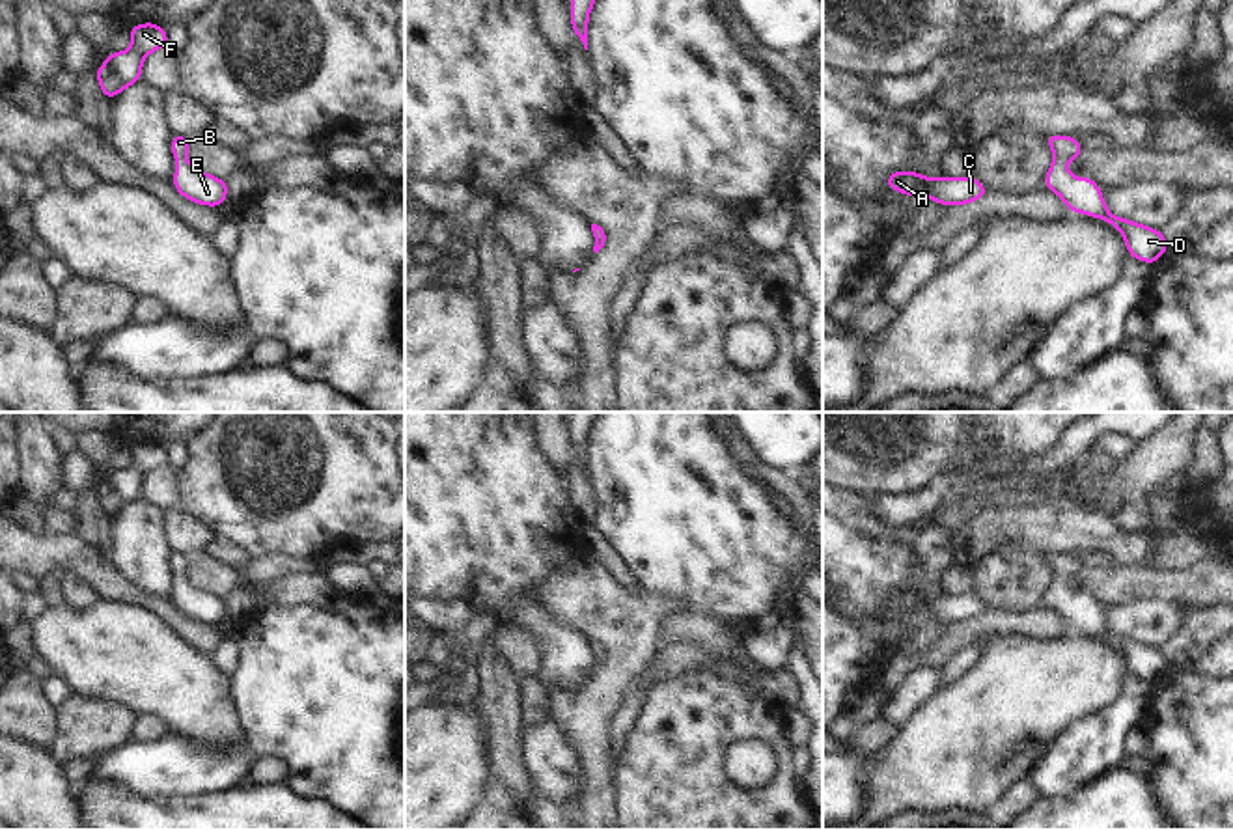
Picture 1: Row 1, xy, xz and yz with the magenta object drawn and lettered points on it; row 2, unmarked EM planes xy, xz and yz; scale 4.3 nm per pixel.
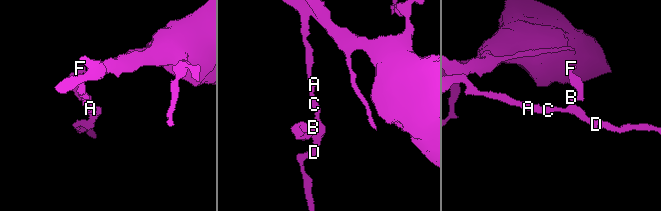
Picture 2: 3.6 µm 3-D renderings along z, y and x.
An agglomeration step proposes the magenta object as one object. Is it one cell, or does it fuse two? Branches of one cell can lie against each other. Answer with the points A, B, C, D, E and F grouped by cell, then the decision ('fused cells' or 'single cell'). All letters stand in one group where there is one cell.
groups A B C D E F; single cell

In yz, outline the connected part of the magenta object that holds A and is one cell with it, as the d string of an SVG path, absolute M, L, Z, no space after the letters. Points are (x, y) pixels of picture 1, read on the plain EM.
M894 589L886 595L886 602L907 614L927 614L940 623L964 623L989 612L974 593L961 597L942 593L931 599L923 591Z

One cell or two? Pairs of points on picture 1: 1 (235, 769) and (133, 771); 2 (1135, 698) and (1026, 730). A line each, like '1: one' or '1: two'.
1: one
2: two

